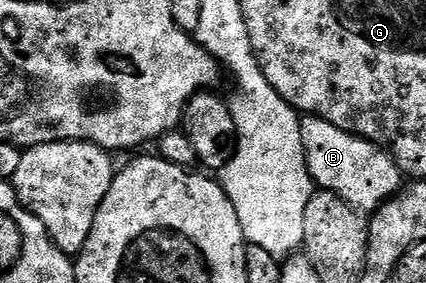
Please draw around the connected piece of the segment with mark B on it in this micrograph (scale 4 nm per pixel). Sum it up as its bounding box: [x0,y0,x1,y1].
[300,115,404,214]

